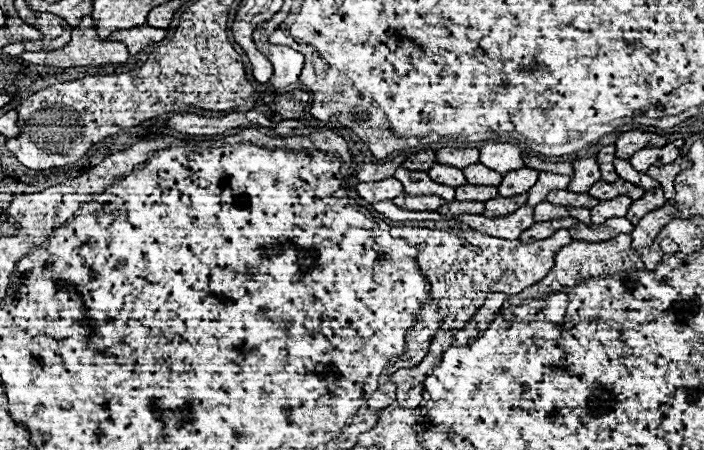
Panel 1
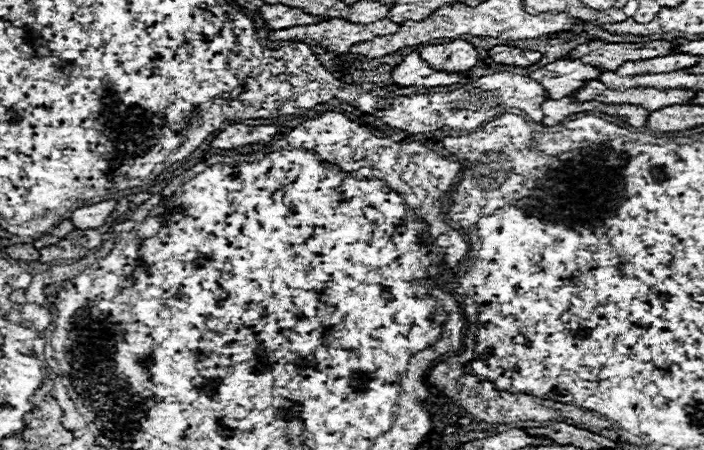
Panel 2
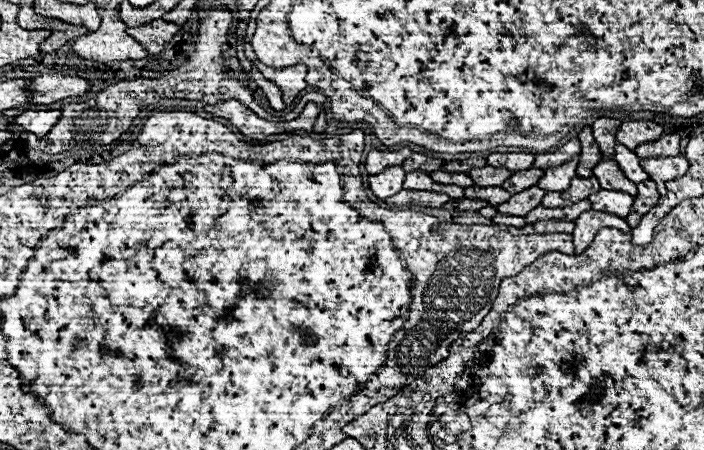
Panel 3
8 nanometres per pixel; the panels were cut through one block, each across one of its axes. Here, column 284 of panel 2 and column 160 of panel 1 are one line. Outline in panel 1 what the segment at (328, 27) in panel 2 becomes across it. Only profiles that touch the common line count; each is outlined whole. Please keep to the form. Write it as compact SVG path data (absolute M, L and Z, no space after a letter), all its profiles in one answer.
M138 26L138 28L126 28L122 32L114 32L110 38L112 40L120 40L128 46L130 54L138 54L142 52L148 44L160 42L166 36L166 30L158 30L158 28L150 28L150 26Z

